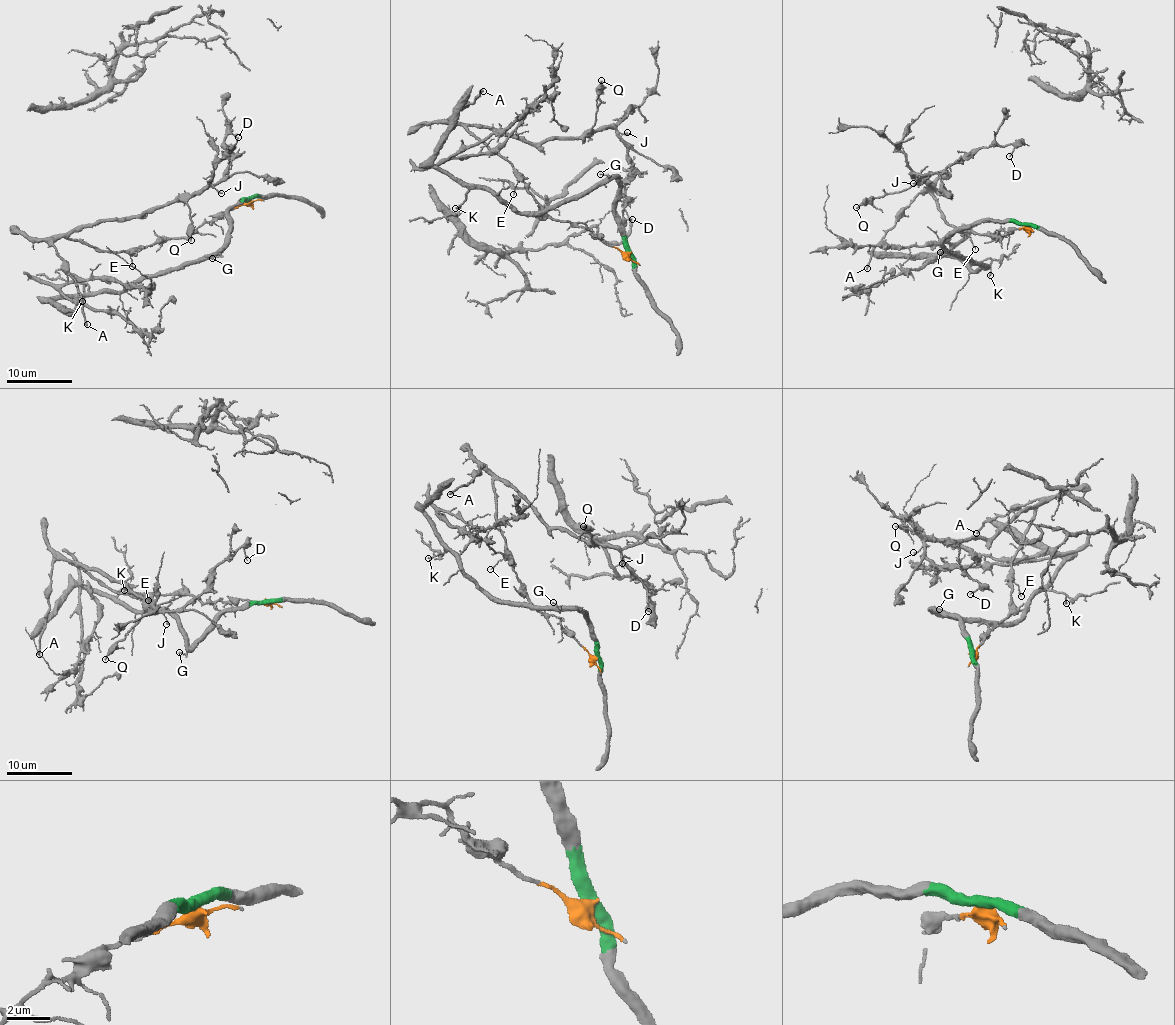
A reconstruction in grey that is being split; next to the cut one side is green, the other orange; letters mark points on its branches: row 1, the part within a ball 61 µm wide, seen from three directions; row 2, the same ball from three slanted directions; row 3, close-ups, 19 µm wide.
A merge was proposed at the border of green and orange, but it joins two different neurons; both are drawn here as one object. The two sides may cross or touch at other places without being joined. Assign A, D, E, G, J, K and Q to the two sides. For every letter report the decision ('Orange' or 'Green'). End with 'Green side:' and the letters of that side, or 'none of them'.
A: Orange
D: Orange
E: Orange
G: Green
J: Orange
K: Green
Q: Orange
Green side: G, K

